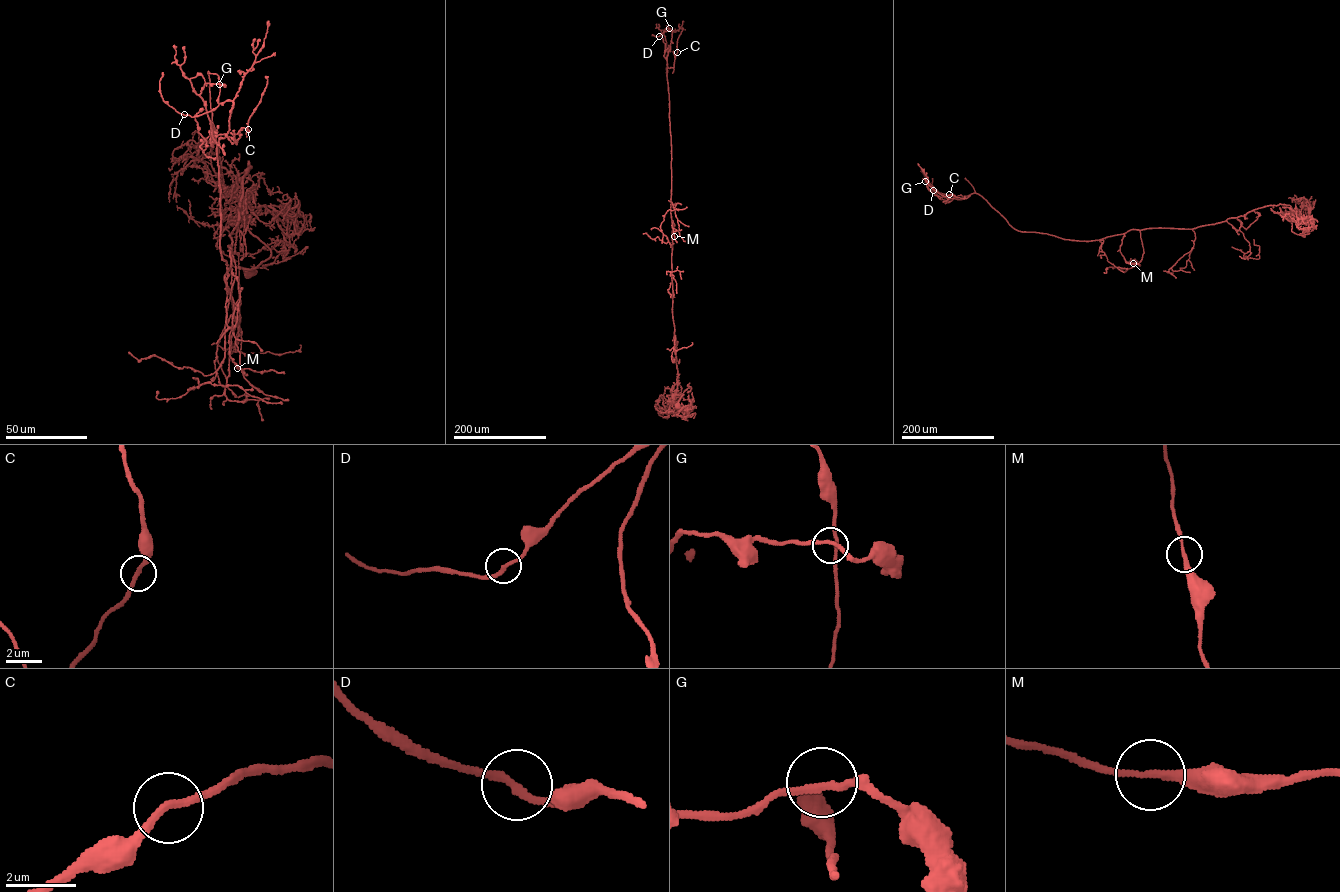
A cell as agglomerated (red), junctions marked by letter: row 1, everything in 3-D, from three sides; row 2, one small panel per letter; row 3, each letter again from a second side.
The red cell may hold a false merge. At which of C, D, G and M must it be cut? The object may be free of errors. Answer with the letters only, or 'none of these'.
none of these

